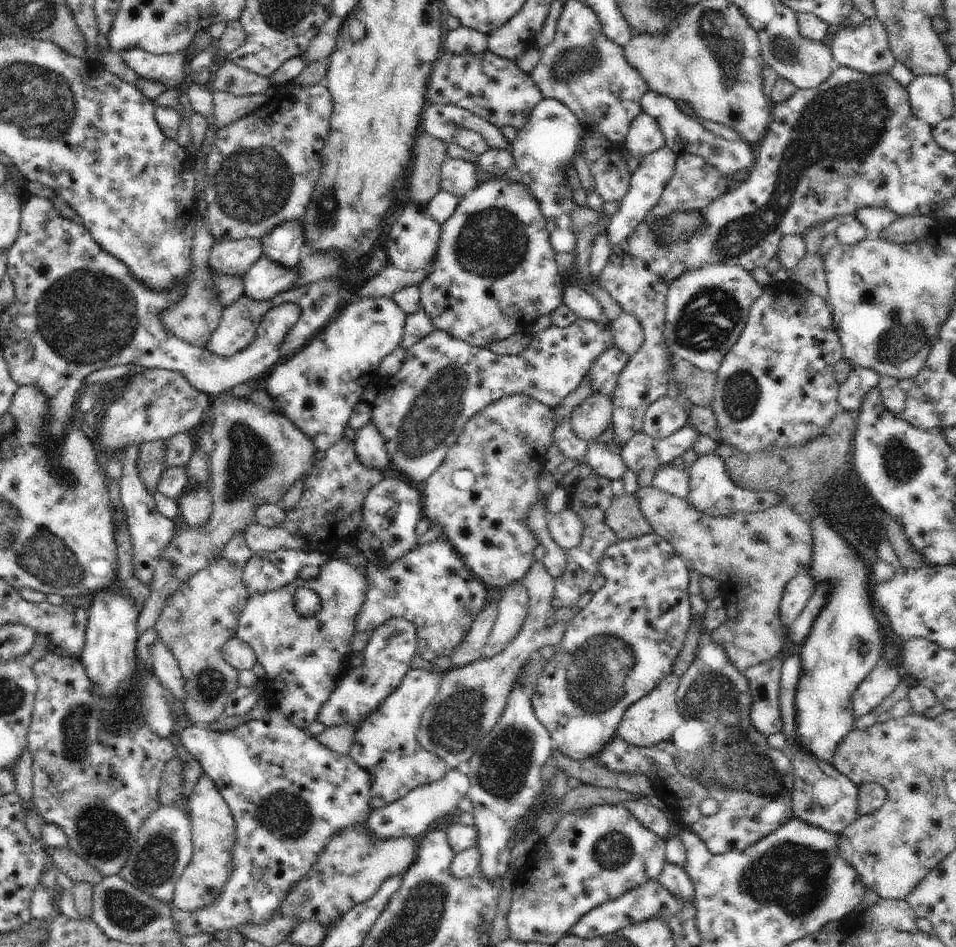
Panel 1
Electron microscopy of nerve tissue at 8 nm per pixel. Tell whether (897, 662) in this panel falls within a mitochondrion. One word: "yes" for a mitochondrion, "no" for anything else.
no

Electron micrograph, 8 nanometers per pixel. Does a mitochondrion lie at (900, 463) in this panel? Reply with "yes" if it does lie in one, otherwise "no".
yes

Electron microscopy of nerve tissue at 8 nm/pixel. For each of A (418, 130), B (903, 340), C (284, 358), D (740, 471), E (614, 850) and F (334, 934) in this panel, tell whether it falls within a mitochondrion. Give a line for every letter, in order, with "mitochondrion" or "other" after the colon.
A: other
B: mitochondrion
C: other
D: other
E: mitochondrion
F: other

